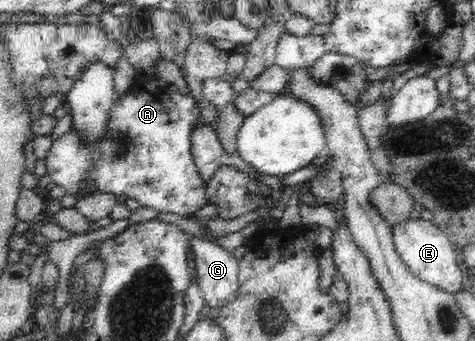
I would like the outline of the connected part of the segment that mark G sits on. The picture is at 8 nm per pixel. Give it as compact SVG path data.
M192 236L189 247L194 253L198 286L211 308L222 308L238 293L239 269L233 252L212 240Z

